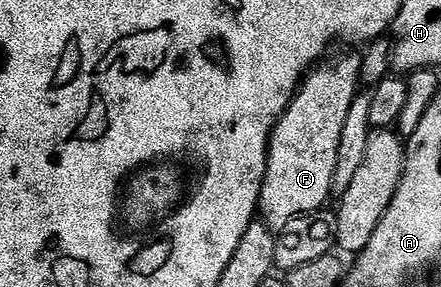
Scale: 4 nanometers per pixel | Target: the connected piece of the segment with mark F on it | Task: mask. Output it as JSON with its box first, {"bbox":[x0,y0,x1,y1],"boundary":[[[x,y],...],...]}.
{"bbox":[258,51,363,231],"boundary":[[[343,51],[336,57],[327,55],[312,68],[303,78],[293,100],[275,125],[271,133],[271,146],[267,149],[267,170],[263,176],[263,186],[259,192],[258,216],[264,225],[272,231],[281,231],[296,217],[306,217],[320,212],[327,197],[332,196],[331,183],[337,167],[337,147],[341,147],[341,130],[345,127],[345,118],[349,116],[349,107],[353,107],[353,99],[360,92],[359,72],[363,69],[363,61],[358,52]]]}

